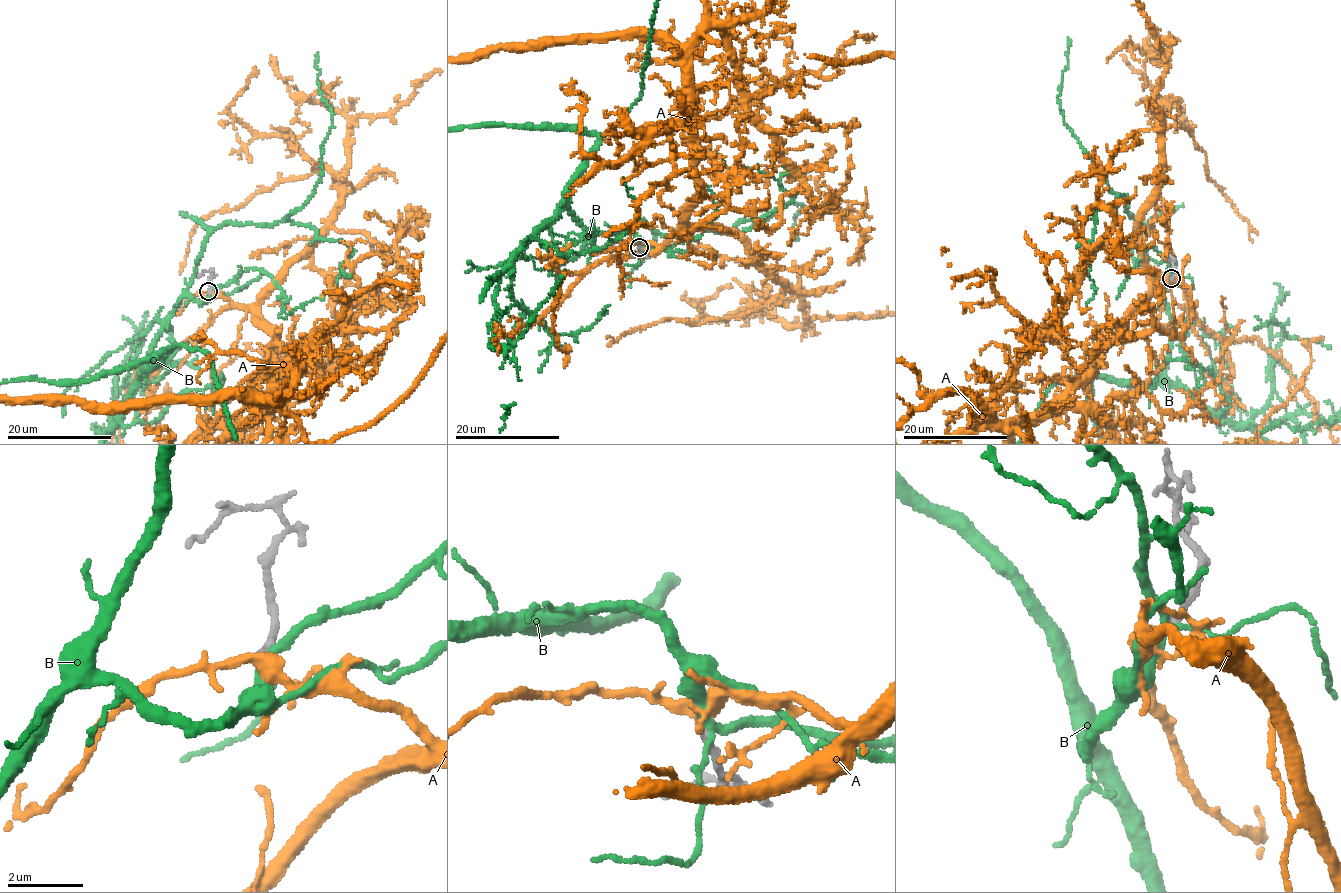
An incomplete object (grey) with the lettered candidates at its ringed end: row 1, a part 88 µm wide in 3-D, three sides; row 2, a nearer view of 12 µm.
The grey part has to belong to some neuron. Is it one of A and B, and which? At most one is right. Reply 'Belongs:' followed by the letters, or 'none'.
Belongs: A

